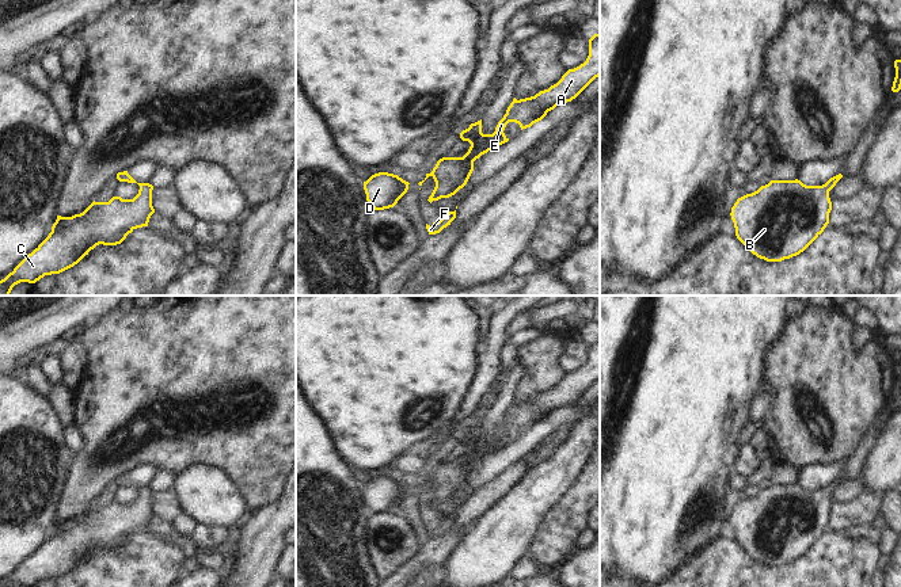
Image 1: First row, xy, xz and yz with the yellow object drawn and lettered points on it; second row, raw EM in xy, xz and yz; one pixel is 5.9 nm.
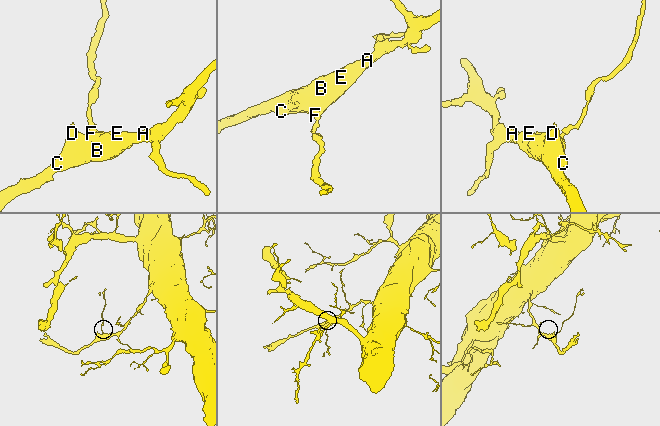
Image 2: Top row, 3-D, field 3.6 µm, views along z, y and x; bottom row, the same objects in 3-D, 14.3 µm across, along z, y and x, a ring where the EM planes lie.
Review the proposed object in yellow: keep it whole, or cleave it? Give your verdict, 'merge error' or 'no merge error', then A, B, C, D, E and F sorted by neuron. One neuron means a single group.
no merge error | A B C D E F

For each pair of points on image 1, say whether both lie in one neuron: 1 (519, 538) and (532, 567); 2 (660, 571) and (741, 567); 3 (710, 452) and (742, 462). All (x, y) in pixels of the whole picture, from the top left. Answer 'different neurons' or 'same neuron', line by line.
1: different neurons
2: different neurons
3: different neurons

